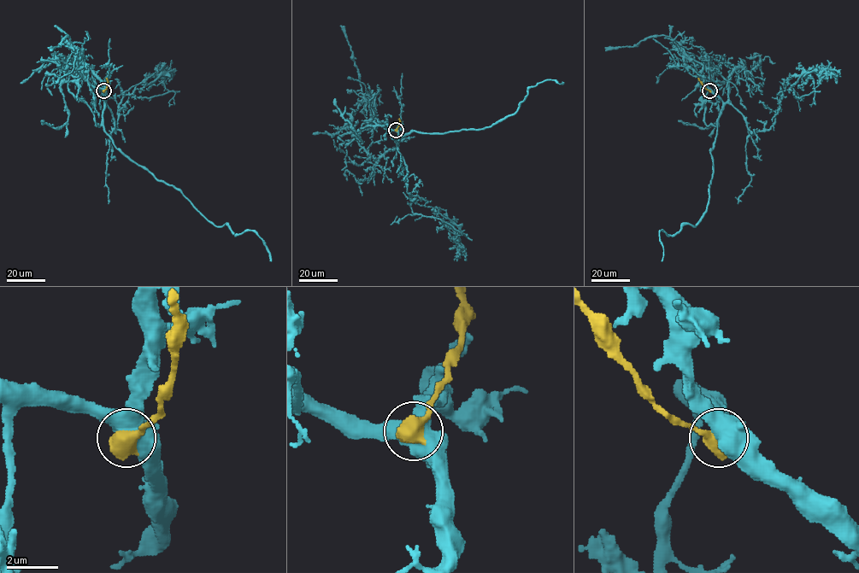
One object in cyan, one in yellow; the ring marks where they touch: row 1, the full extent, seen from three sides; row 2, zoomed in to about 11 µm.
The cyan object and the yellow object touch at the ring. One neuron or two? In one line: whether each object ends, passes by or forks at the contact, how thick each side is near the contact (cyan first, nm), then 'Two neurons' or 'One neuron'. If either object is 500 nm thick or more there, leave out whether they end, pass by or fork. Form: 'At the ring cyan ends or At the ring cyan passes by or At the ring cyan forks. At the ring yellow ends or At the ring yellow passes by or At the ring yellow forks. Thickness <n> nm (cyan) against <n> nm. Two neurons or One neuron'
Thickness 600 nm (cyan) against 750 nm. Two neurons

